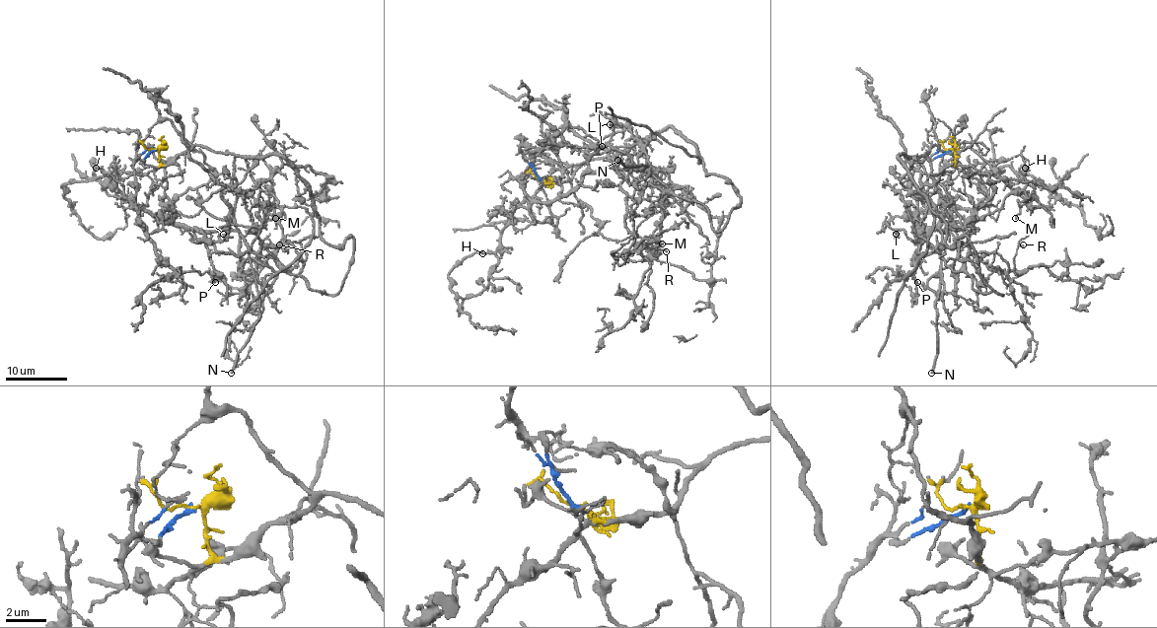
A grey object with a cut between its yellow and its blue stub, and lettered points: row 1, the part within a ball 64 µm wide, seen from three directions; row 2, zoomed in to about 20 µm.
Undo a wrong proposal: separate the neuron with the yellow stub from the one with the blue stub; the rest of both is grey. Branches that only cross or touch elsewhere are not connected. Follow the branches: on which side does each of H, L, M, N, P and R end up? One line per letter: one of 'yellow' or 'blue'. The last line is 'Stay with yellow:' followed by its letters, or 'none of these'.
H: yellow
L: blue
M: yellow
N: blue
P: blue
R: yellow
Stay with yellow: H, M, R

